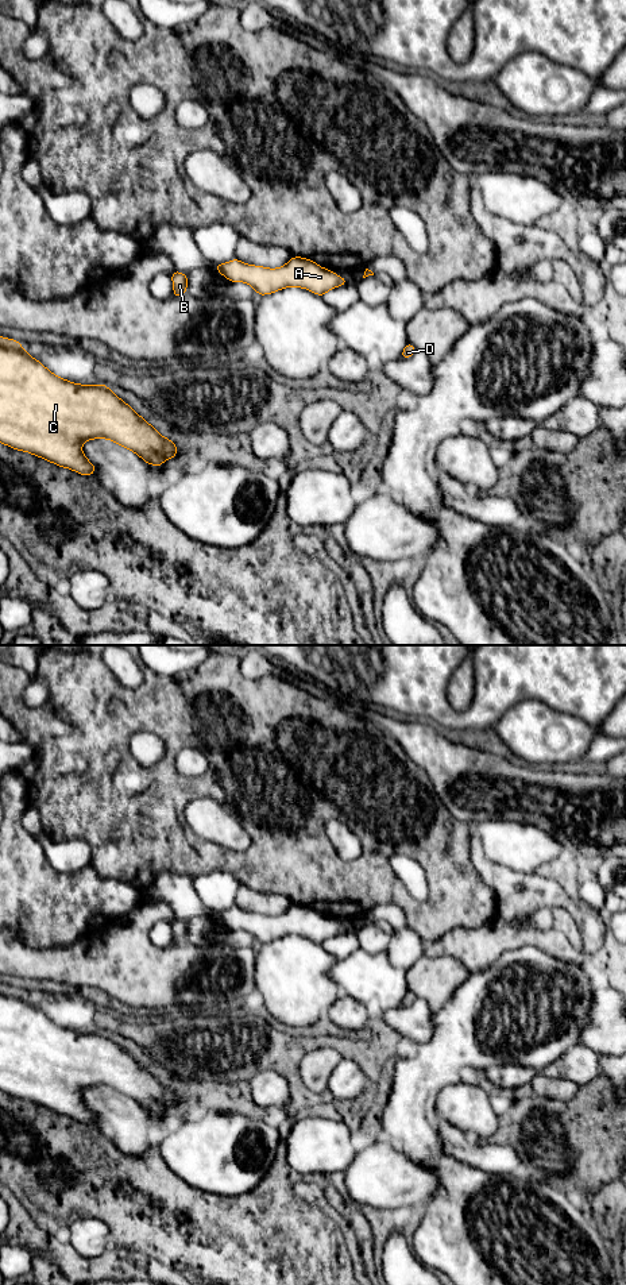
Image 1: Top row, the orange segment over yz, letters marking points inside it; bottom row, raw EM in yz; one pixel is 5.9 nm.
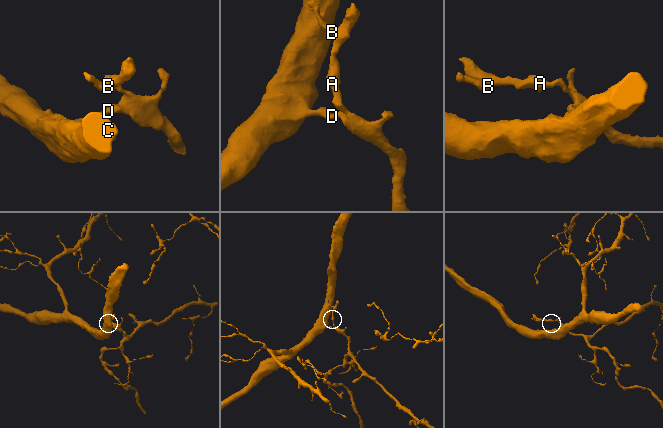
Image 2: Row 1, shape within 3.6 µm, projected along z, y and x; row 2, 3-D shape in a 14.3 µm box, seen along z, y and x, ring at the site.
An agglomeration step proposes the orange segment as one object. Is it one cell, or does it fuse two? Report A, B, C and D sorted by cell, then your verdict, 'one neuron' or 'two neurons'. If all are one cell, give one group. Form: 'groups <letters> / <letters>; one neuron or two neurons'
groups A B C D; one neuron

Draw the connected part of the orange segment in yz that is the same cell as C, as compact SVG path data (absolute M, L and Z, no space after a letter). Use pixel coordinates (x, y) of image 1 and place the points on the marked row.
M0 336L0 443L90 476L97 468L86 459L81 449L81 445L90 439L109 439L134 451L147 464L161 467L163 467L165 459L174 459L178 452L175 443L161 436L131 406L116 397L109 390L109 386L103 383L78 385L62 379L47 370L39 360L30 356L19 340Z

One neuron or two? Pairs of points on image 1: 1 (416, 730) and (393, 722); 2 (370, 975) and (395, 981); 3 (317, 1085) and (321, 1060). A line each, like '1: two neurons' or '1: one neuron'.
1: one neuron
2: one neuron
3: one neuron

